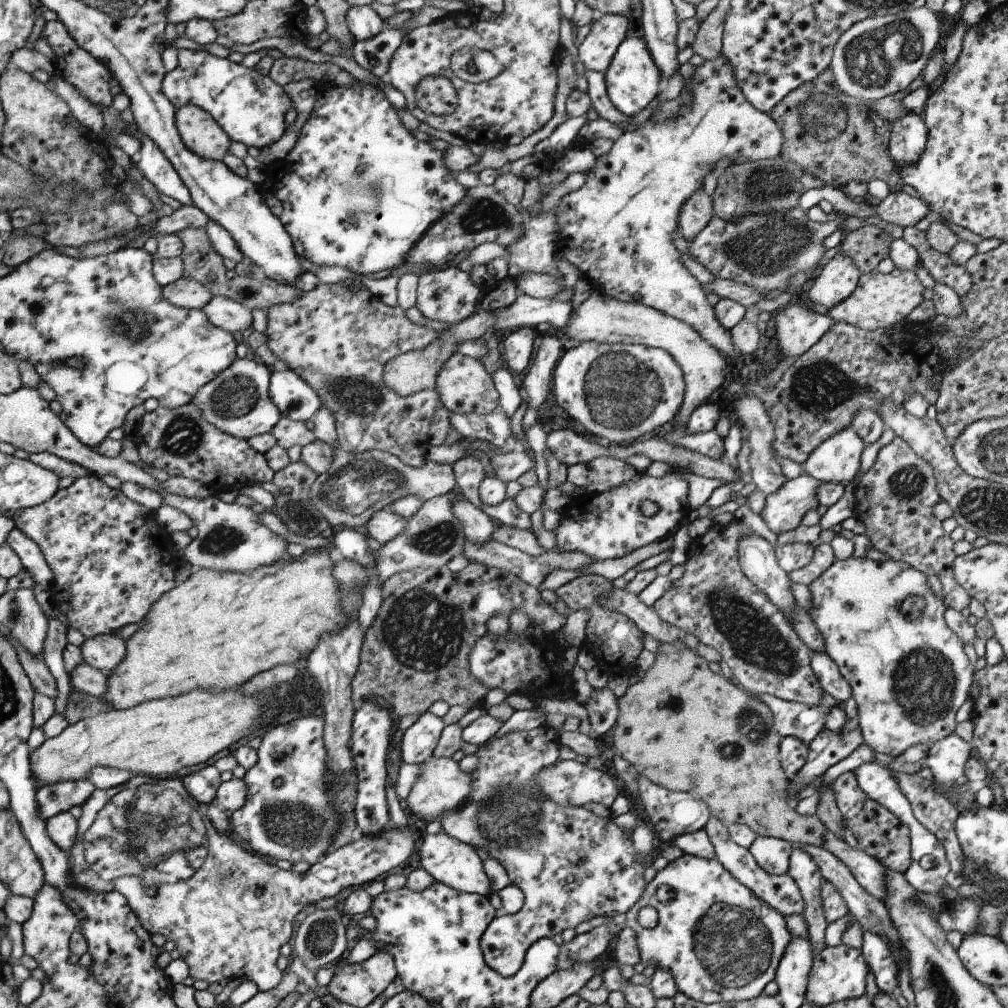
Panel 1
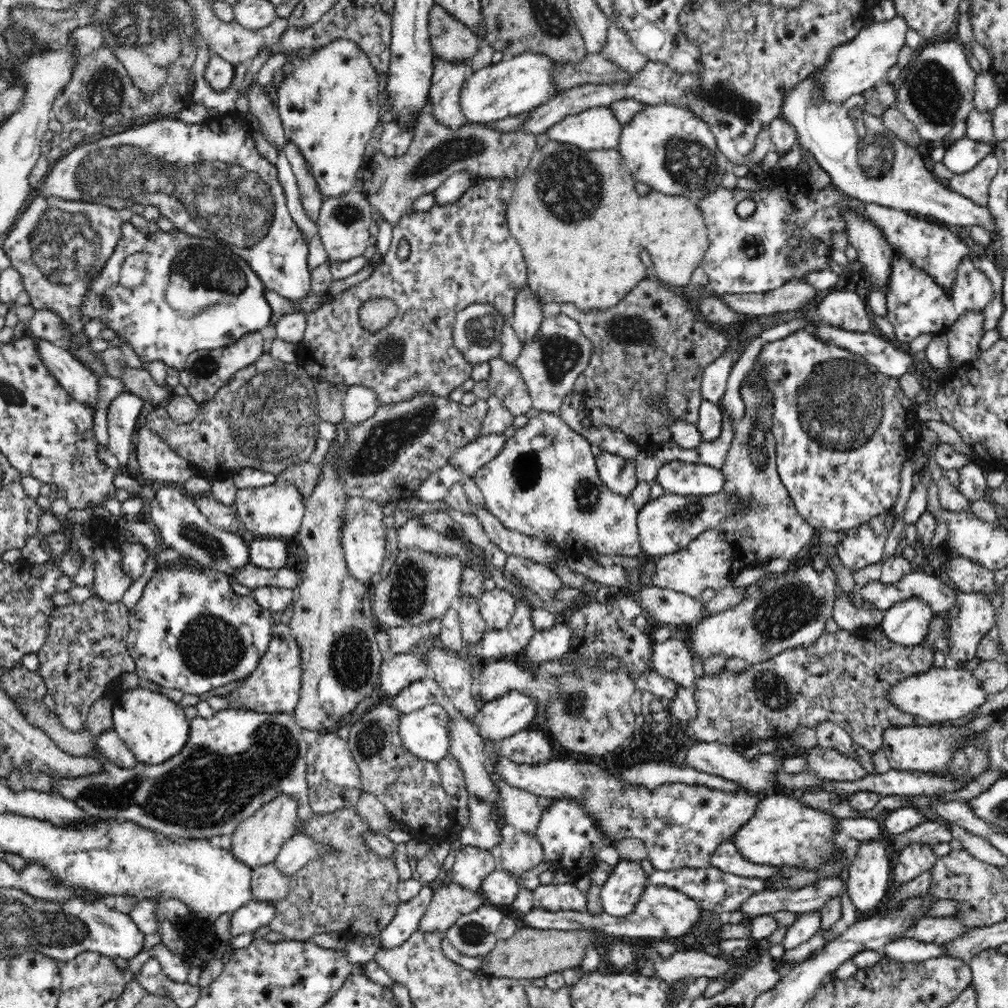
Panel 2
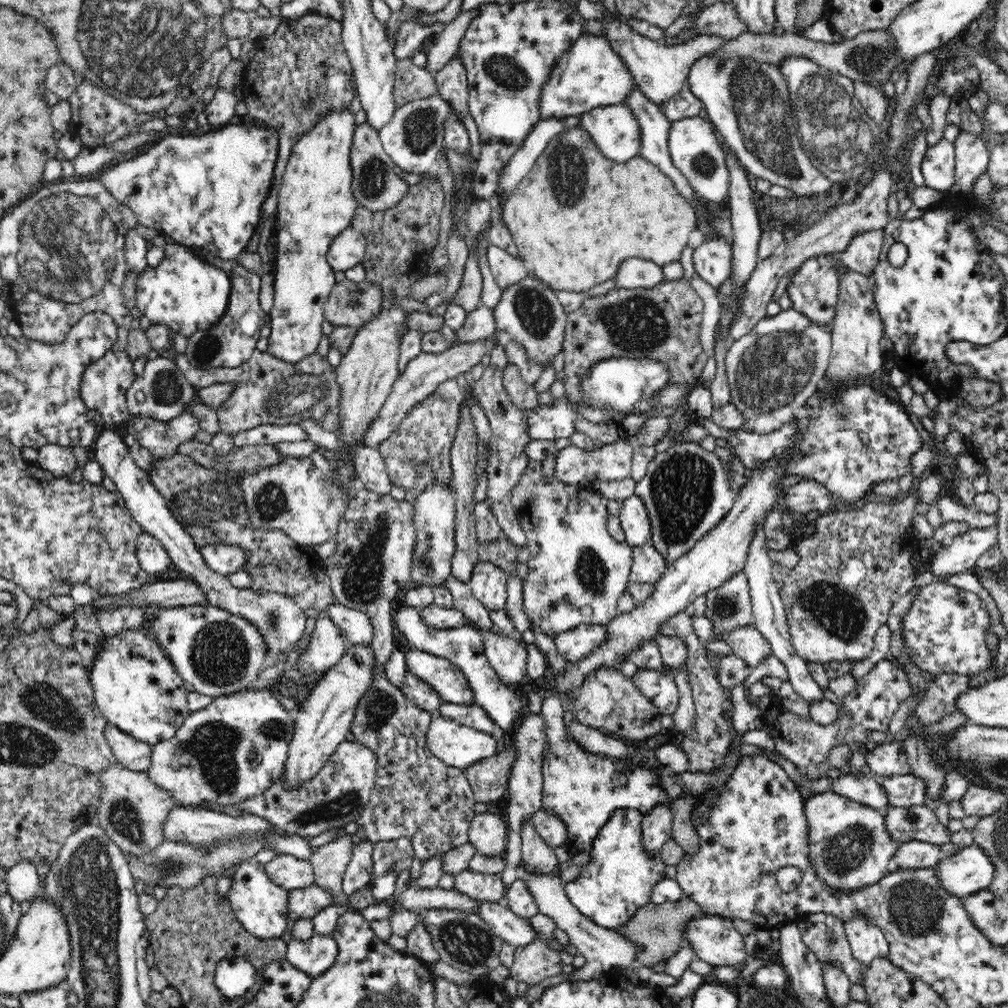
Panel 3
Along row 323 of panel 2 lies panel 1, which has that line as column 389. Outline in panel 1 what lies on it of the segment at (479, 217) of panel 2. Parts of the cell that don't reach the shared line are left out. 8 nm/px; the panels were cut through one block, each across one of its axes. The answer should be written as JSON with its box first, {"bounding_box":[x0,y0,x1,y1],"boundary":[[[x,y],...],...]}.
{"bounding_box":[265,278,444,469],"boundary":[[[348,278],[334,284],[320,282],[314,290],[302,291],[300,298],[292,304],[270,306],[265,335],[268,348],[276,355],[278,364],[297,371],[321,395],[322,406],[334,412],[332,416],[336,420],[337,444],[340,449],[354,454],[384,450],[397,456],[408,468],[414,469],[426,463],[432,416],[436,410],[444,408],[437,388],[414,392],[410,396],[398,396],[384,384],[384,367],[391,358],[432,344],[440,332],[412,323],[401,306],[386,306],[361,284],[360,279]]]}

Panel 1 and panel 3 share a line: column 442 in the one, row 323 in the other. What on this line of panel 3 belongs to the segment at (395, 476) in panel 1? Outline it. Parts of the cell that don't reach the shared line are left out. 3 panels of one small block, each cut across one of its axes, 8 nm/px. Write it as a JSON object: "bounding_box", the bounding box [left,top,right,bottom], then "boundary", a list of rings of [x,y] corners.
{"bounding_box":[455,305,496,343],"boundary":[[[480,305],[468,313],[465,323],[455,330],[455,334],[461,343],[473,343],[491,339],[496,329],[493,309]]]}

